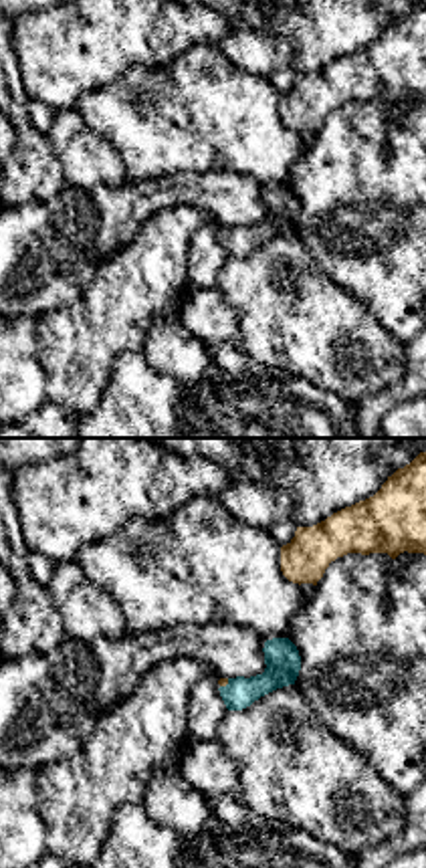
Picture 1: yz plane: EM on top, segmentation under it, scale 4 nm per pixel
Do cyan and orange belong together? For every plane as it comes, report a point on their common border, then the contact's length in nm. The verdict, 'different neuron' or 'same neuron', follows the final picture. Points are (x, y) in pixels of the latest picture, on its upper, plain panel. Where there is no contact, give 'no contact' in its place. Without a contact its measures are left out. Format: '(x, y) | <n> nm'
(227, 233) | 50 nm

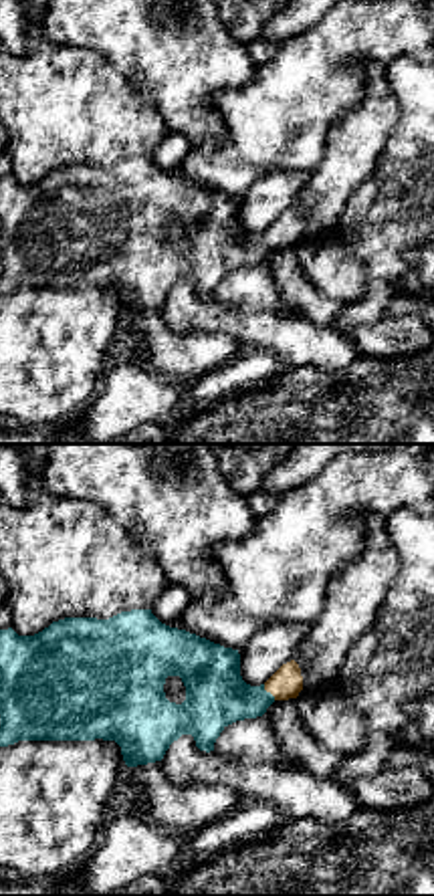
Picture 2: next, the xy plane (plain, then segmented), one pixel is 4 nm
(269, 241) | 80 nm

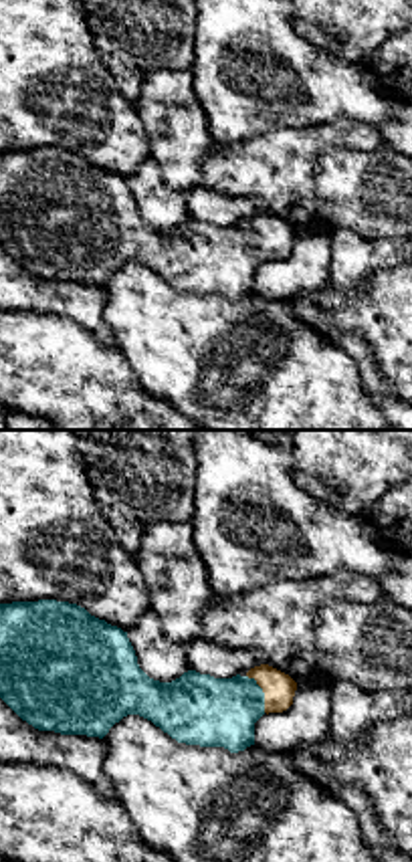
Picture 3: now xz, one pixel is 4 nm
(263, 241) | 170 nm

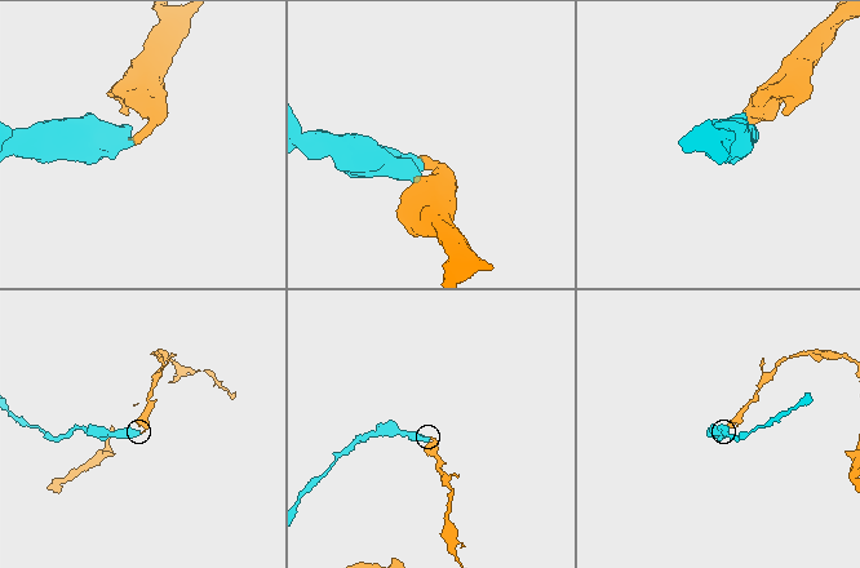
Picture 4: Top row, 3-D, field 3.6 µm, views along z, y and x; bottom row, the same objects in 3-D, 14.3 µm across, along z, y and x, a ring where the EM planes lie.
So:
same neuron

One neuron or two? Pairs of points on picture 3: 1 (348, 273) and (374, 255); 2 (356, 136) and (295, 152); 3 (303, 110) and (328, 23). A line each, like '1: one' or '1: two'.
1: one
2: one
3: two

